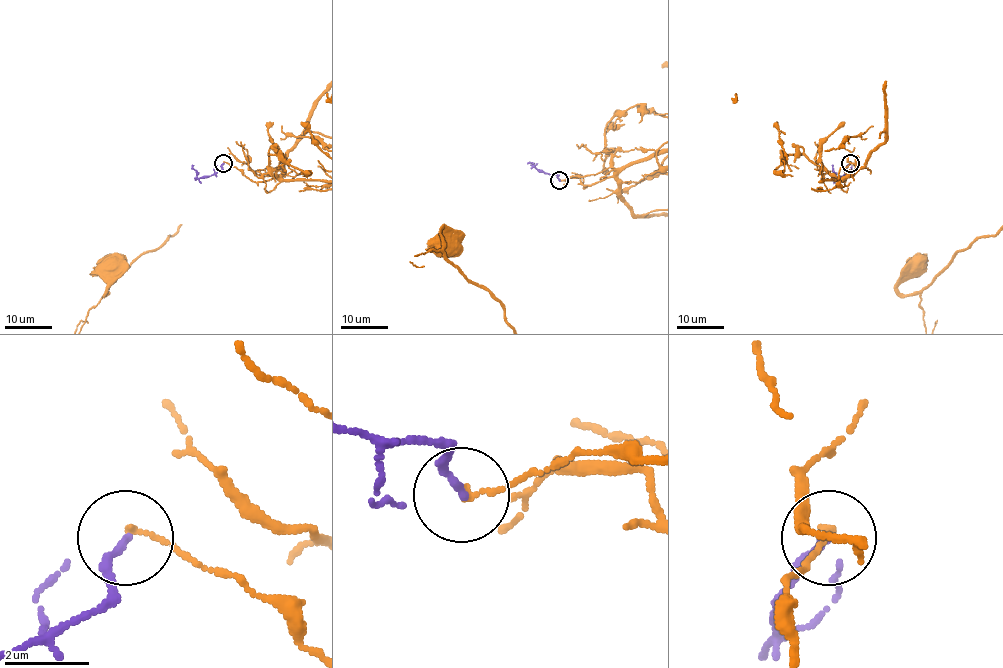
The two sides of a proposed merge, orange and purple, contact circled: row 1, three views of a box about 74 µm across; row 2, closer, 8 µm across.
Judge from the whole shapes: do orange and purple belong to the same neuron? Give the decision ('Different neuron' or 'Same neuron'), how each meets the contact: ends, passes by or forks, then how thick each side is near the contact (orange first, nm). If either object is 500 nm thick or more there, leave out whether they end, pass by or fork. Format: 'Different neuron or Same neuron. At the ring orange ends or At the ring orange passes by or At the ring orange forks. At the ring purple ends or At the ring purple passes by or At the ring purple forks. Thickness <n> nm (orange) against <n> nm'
Different neuron. At the ring orange ends. At the ring purple ends. Thickness 130 nm (orange) against 180 nm

